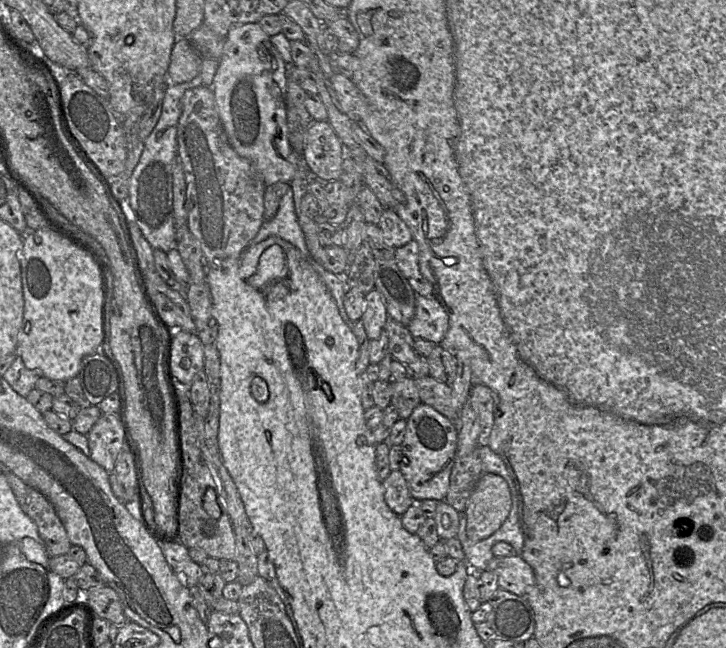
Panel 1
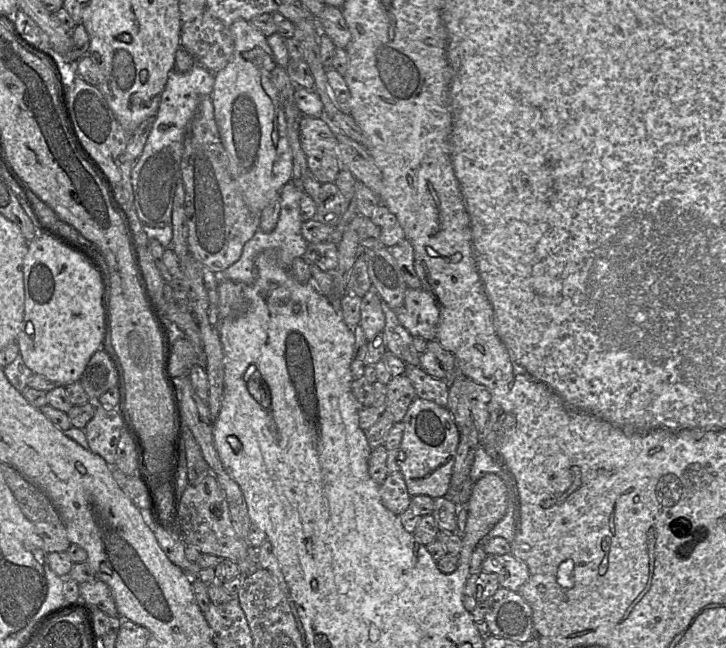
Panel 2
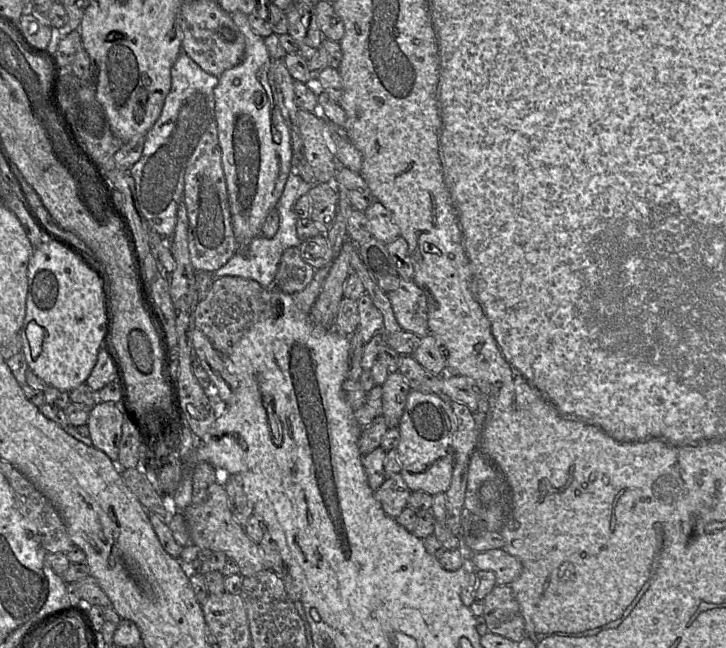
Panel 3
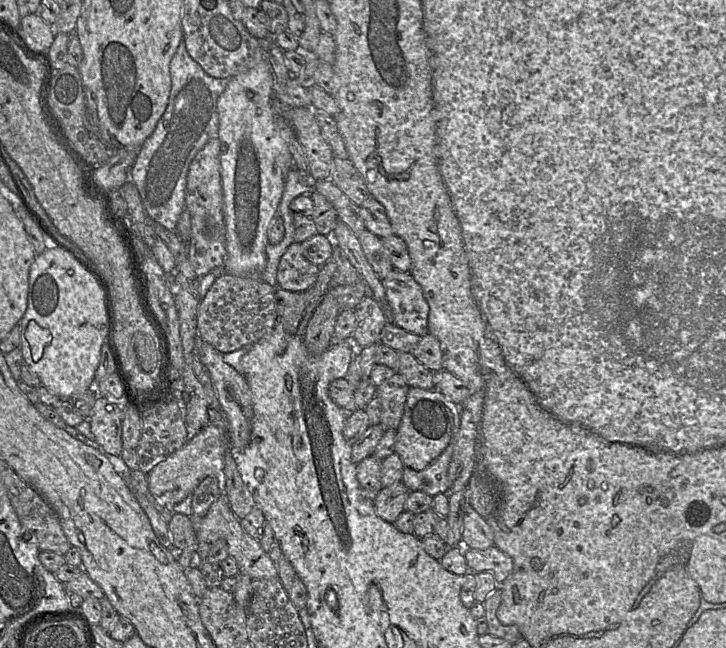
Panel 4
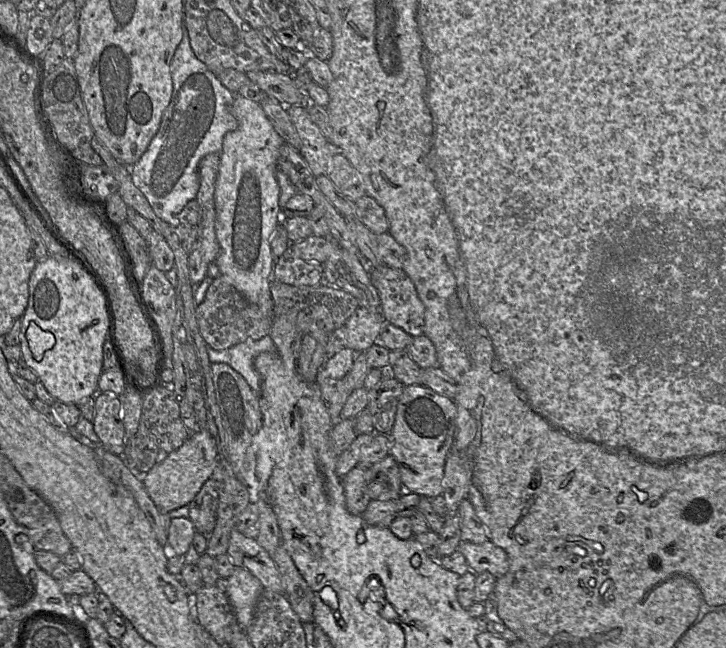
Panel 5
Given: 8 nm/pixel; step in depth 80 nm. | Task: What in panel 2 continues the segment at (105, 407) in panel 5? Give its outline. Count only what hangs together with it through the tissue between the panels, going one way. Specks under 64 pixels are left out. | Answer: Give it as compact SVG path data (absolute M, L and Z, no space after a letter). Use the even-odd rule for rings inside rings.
M96 403L94 416L84 427L88 449L113 465L116 449L122 433L122 414L117 408L106 409Z

